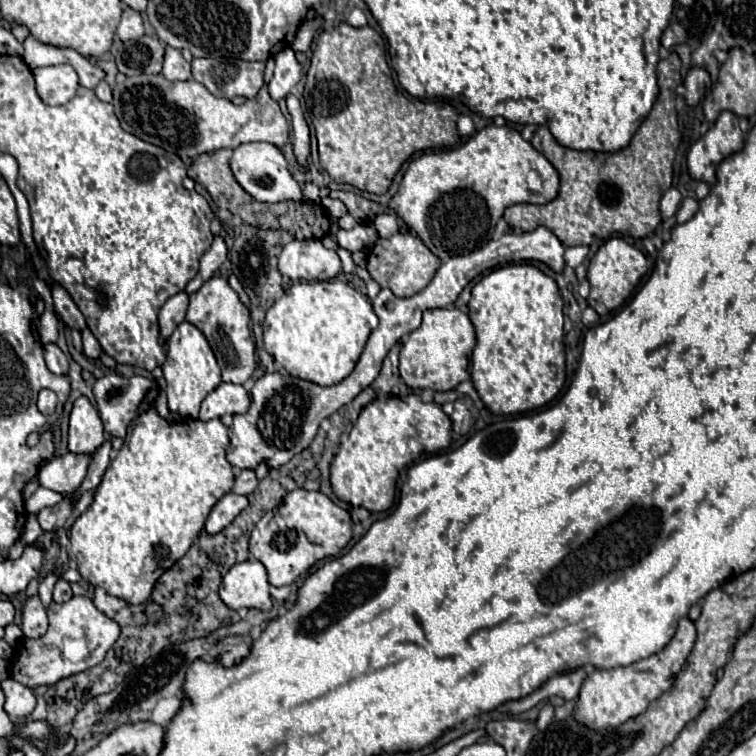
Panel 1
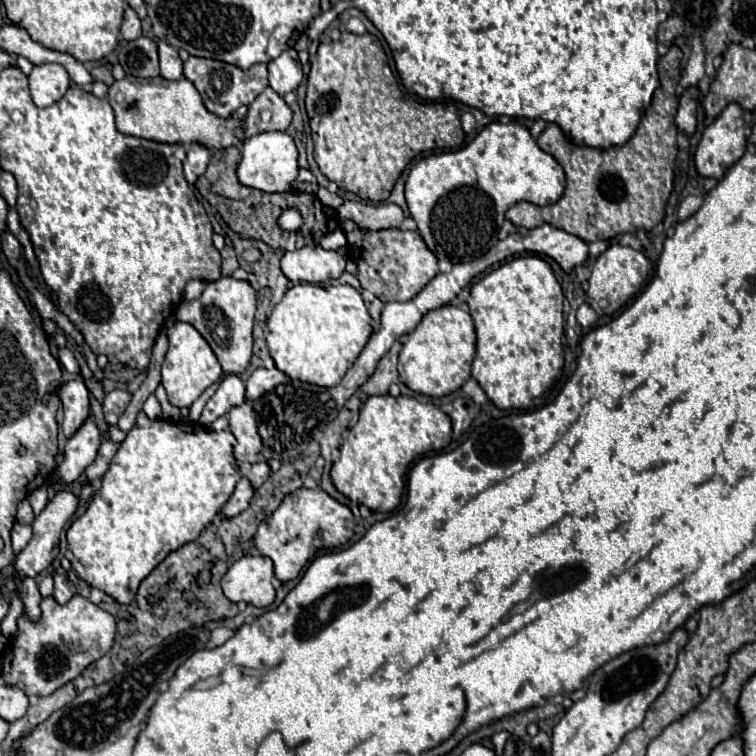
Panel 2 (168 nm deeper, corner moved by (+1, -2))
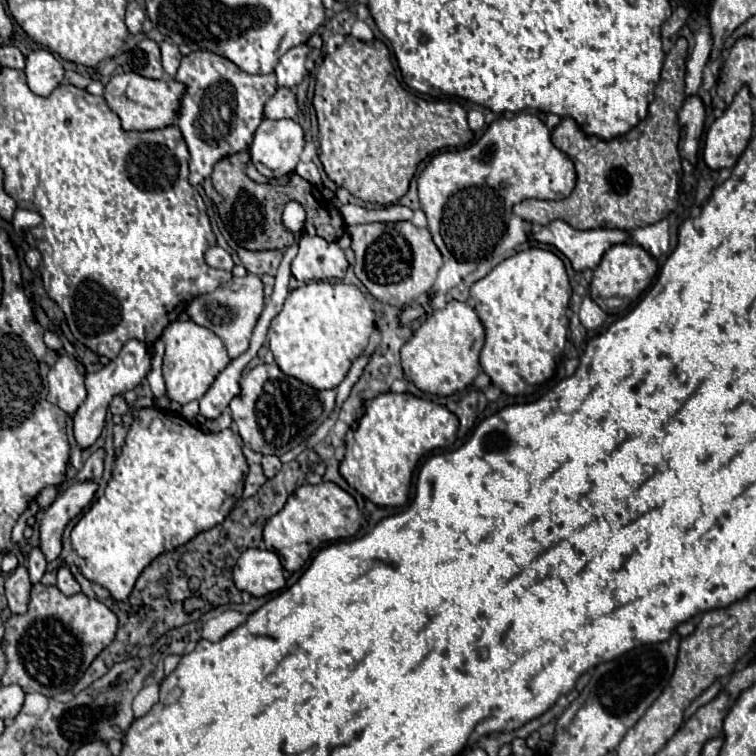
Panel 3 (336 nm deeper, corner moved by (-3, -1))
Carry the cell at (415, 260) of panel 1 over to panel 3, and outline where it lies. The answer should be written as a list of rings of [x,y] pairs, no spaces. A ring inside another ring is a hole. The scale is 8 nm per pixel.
[[[373,222],[373,224],[357,224],[357,226],[347,226],[347,234],[351,236],[351,250],[355,252],[355,274],[363,282],[363,286],[383,304],[391,304],[395,308],[407,306],[415,302],[417,298],[425,296],[435,280],[437,272],[443,266],[441,252],[437,250],[435,242],[431,240],[431,234],[427,228],[417,228],[411,222]]]

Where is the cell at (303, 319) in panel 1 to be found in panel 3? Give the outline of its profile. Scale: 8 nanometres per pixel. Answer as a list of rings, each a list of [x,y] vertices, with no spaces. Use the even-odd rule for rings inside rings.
[[[309,282],[289,292],[283,310],[269,328],[269,348],[277,366],[317,390],[337,388],[347,376],[351,362],[365,350],[375,330],[375,314],[365,294],[345,282]]]

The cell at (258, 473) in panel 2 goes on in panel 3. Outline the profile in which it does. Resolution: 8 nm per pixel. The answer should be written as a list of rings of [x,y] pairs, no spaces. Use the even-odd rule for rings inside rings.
[[[263,456],[261,466],[263,466],[263,474],[267,478],[273,478],[281,470],[281,460],[277,456]]]

